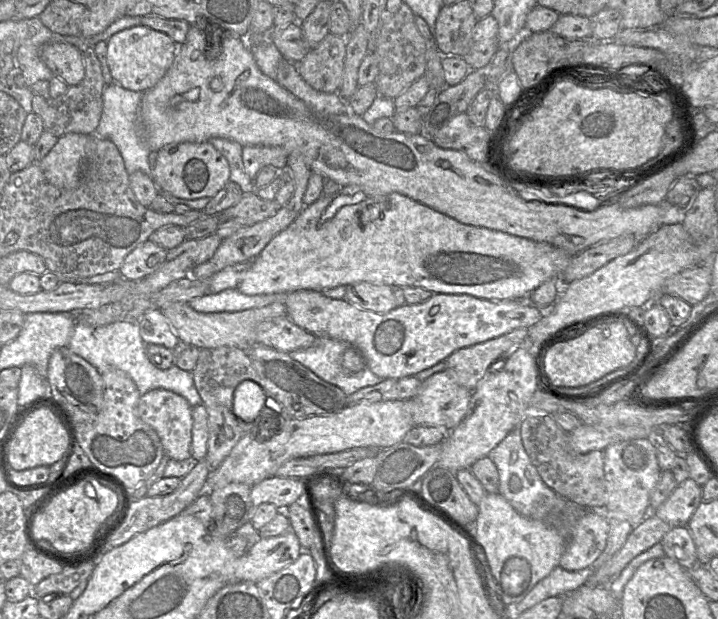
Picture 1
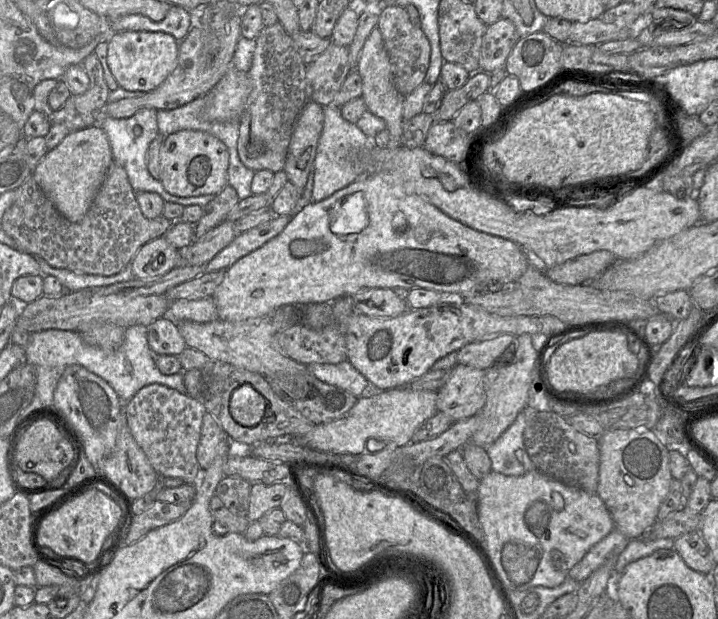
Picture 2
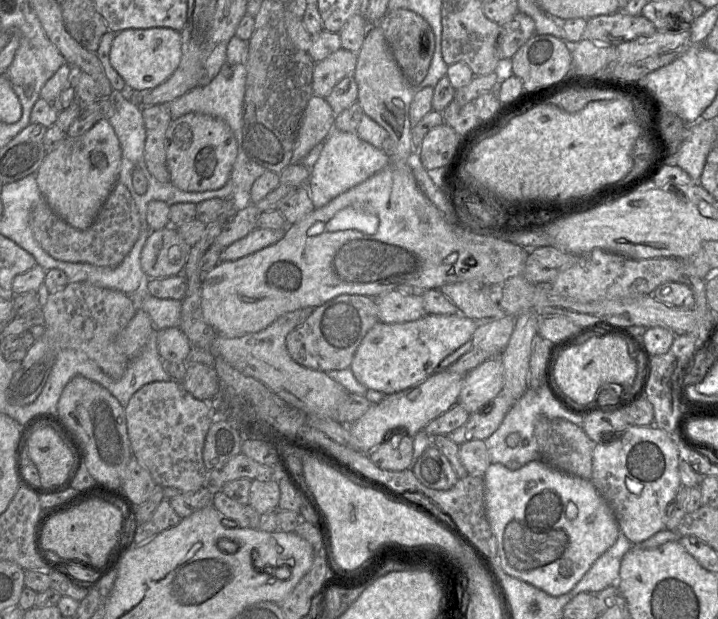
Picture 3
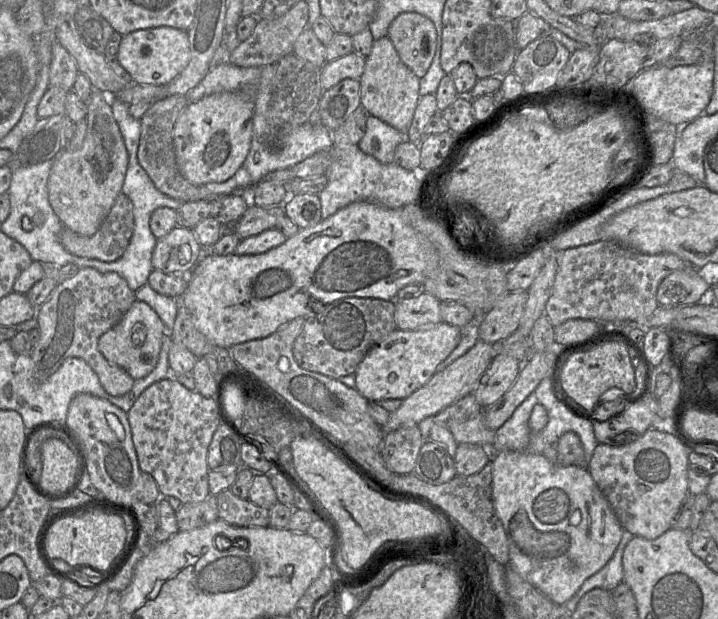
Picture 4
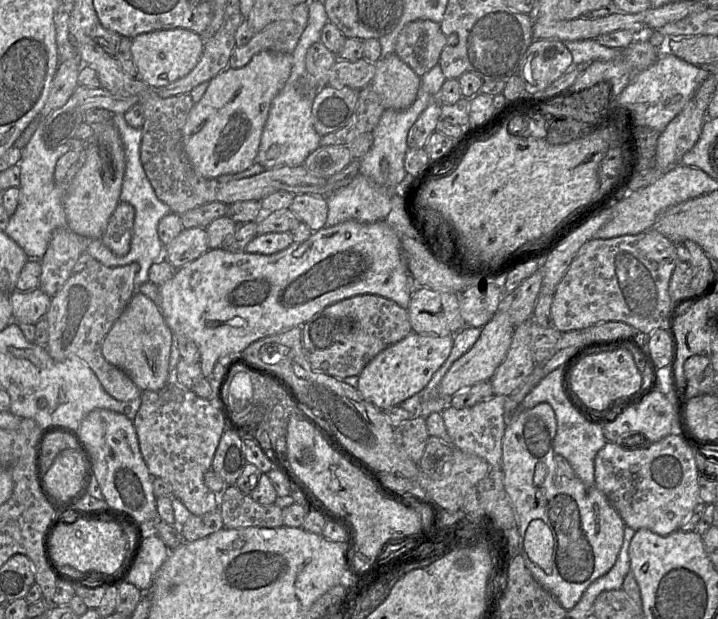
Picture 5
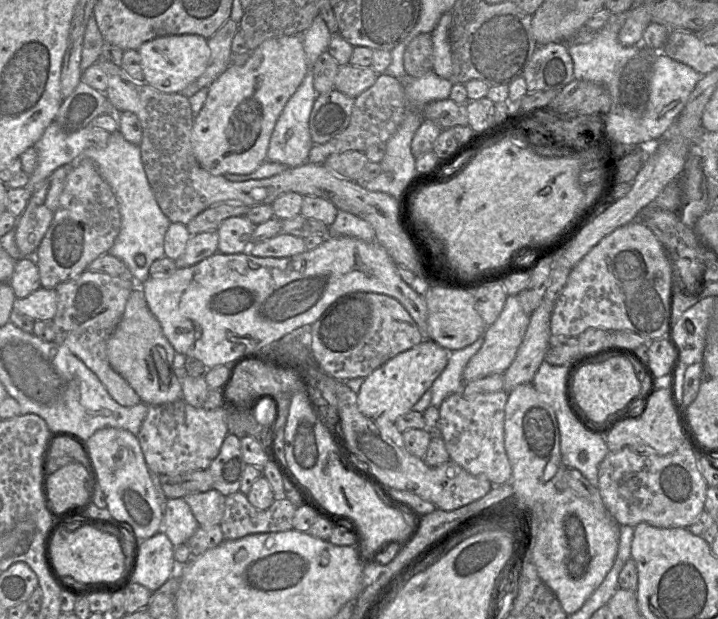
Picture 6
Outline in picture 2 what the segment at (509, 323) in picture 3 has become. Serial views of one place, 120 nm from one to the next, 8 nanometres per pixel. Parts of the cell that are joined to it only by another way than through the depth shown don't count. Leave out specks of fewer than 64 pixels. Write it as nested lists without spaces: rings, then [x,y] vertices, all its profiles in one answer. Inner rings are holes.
[[[501,334],[469,343],[458,350],[457,363],[486,370],[512,348],[515,338],[512,334]]]

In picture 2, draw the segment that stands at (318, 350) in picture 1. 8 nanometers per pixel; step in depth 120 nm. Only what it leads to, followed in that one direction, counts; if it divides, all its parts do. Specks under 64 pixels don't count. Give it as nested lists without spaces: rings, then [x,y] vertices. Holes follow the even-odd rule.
[[[348,360],[338,364],[307,365],[316,378],[329,385],[341,388],[356,398],[368,398],[383,392],[363,376]]]

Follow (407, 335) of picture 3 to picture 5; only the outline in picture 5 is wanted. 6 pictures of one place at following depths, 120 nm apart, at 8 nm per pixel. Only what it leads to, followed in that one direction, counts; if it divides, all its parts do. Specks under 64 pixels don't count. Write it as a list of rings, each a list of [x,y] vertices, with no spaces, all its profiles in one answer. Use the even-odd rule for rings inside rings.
[[[411,333],[376,355],[358,375],[358,392],[365,401],[381,411],[399,406],[421,392],[449,357],[453,336],[430,336]]]

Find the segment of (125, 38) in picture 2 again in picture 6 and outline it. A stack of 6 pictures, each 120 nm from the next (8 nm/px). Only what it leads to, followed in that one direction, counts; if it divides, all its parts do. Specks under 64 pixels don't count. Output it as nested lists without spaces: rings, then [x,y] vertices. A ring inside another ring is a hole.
[[[181,34],[156,37],[144,42],[139,48],[144,82],[163,93],[180,93],[205,71],[210,49],[207,39],[201,35]]]

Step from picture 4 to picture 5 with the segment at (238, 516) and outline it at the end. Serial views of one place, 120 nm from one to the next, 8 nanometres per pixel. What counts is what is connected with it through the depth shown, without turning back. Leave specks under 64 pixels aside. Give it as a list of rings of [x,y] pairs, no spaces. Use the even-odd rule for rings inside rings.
[[[235,485],[226,486],[219,495],[219,509],[223,527],[227,529],[283,526],[280,500],[271,505],[261,505],[250,495],[241,493]]]

